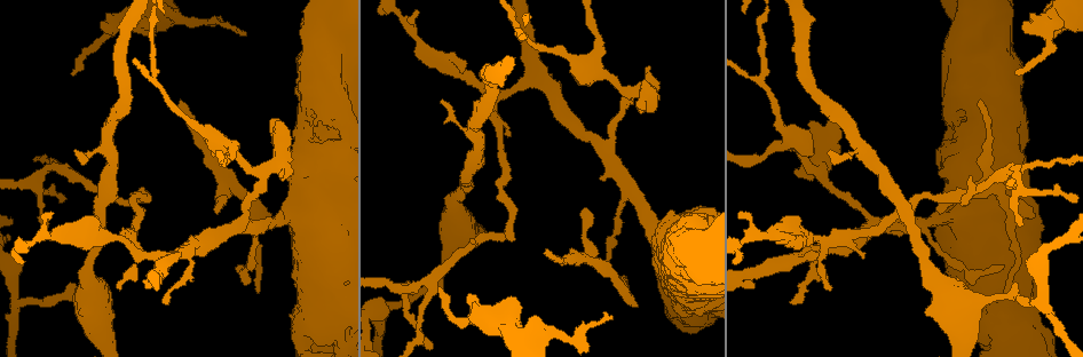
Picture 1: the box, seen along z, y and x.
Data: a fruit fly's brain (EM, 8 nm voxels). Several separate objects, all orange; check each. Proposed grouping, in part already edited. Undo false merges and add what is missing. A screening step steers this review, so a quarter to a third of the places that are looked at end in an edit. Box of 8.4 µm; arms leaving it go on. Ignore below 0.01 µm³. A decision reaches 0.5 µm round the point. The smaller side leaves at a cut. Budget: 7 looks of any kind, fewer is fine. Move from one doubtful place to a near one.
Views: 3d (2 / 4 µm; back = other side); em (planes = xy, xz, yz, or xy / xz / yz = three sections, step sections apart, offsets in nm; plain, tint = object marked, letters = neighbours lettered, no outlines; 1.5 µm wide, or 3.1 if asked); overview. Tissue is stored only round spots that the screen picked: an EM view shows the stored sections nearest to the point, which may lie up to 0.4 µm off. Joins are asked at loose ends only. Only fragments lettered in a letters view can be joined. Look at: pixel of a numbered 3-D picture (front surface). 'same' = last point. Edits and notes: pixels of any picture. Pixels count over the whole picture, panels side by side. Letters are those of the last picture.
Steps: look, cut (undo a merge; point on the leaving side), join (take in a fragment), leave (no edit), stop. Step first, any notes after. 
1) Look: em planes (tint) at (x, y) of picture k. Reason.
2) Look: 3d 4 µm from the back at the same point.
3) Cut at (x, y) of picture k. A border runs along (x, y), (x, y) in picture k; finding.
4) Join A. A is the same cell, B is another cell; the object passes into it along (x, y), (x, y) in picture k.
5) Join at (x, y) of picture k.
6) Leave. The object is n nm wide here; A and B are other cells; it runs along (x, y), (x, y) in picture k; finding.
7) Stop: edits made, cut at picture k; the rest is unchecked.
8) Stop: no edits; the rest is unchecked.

Look: 3d 2 µm at (638, 107) of picture 1. Thick end.

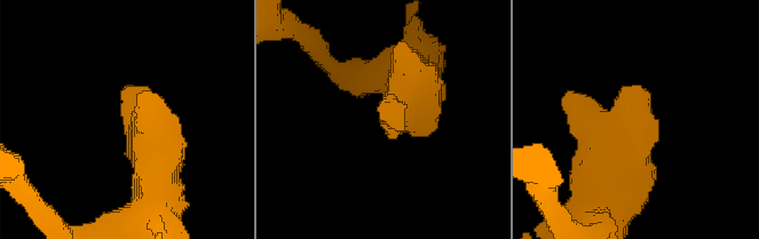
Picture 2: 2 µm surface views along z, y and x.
Look: em xy step 8 (letters) at (127, 85) of picture 2. Shape alone is not enough.

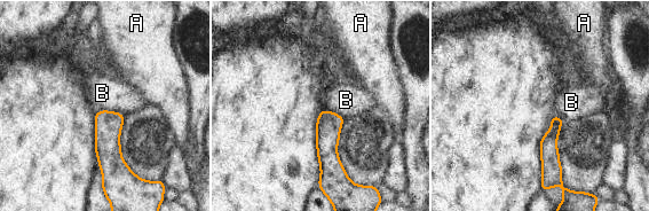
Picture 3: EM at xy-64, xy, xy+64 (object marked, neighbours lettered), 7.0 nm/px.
Look: em planes (letters) at the same point. Cut it another way.

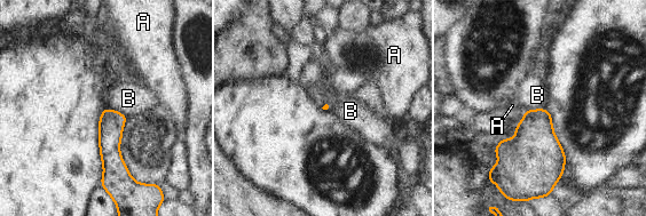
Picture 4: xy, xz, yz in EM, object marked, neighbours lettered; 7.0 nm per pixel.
Leave. A and B are other cells; a border runs along (109, 108), (121, 112), (126, 117) in picture 4; none of them fits.

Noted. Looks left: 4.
Look: em yz step 4 (tint) at (610, 319) of picture 1. Branch stops here.

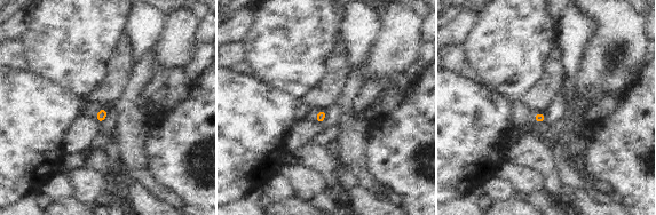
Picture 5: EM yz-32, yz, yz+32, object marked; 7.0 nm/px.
Look: em xz step 4 (letters) at the same point. Cut it another way.

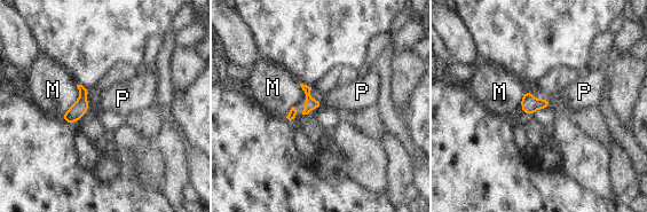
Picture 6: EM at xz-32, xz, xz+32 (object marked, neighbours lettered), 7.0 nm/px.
Leave. M and P are other cells; no lettered fragment goes on from it.

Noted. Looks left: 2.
Look: em planes (tint) at (1039, 303) of picture 1. Branch point.

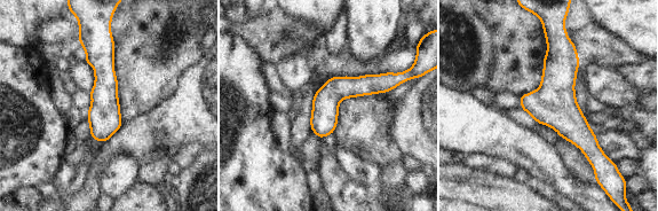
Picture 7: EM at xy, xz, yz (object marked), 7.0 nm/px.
Look: em planes (letters) at the same point. What lies round it.

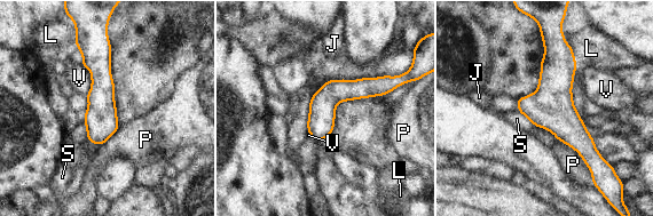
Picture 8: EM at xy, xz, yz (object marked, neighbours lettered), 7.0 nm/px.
Leave. J, L, P, S and V are other cells; all the same cell.

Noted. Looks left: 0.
Stop: no edits; the rest is unchecked.

